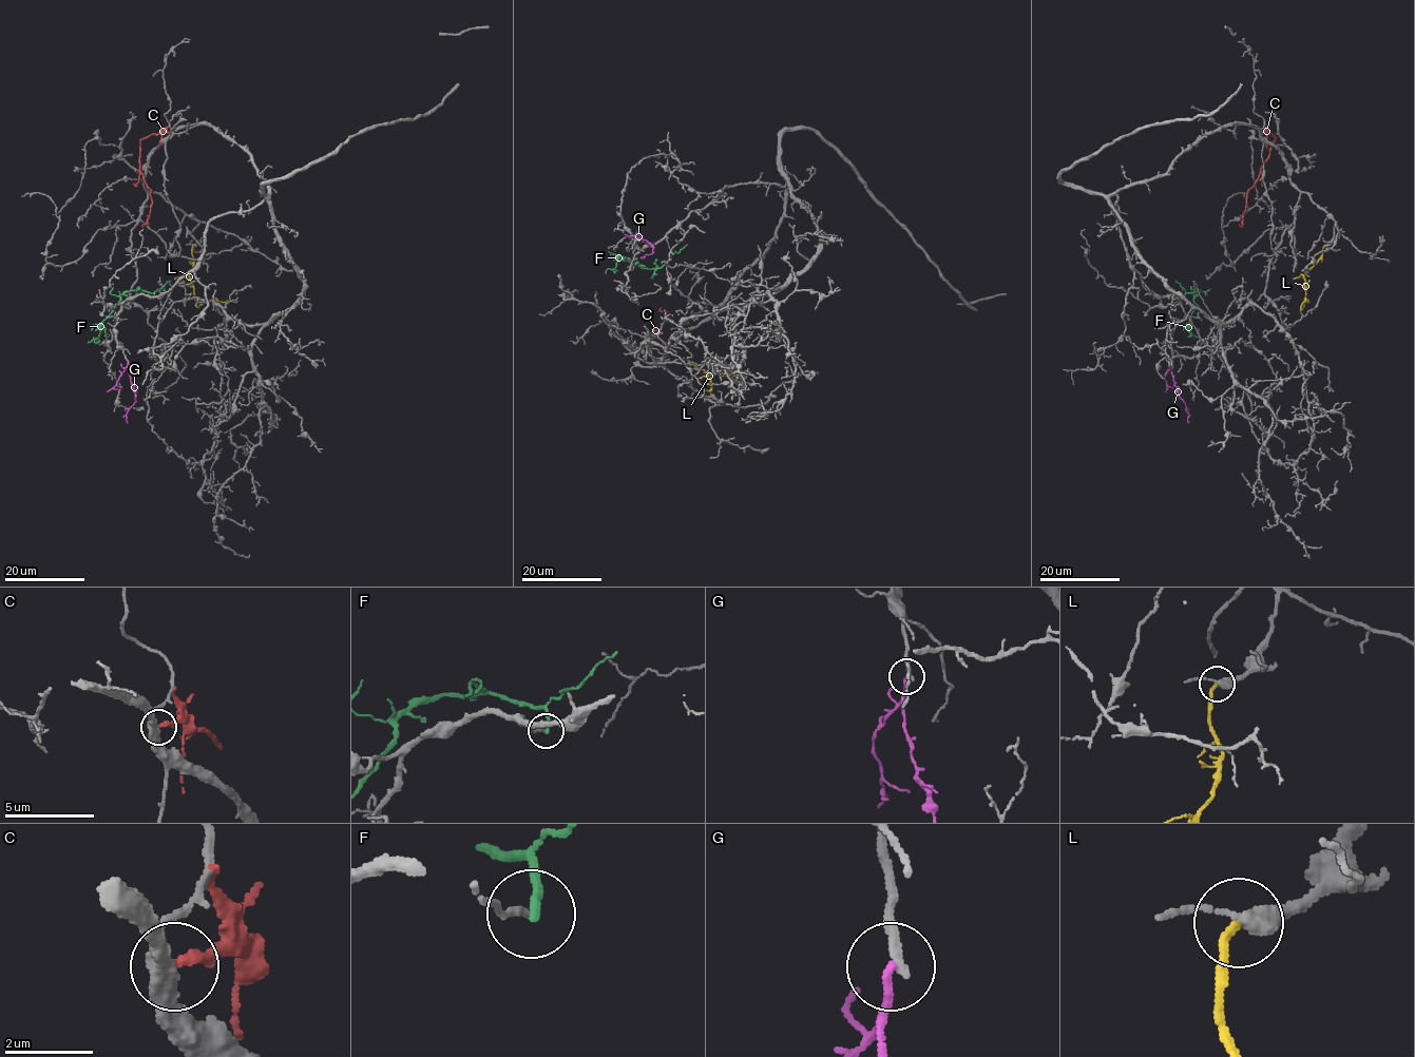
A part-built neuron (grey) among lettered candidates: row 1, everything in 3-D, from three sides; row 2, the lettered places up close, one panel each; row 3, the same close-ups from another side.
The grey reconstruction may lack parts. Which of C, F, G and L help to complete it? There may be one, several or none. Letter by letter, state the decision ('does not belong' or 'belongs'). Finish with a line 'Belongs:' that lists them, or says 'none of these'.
C: does not belong
F: does not belong
G: belongs
L: belongs
Belongs: G, L

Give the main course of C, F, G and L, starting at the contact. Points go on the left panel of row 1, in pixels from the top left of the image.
C: (170, 133), (152, 134), (140, 140), (139, 172), (150, 190), (152, 202), (149, 218), (144, 225)
F: (154, 298), (153, 293), (144, 290), (126, 292), (102, 323), (97, 338), (89, 343)
G: (129, 362), (135, 397), (127, 415), (128, 422)
L: (193, 245), (194, 267), (189, 276), (195, 299), (198, 302), (229, 300)

